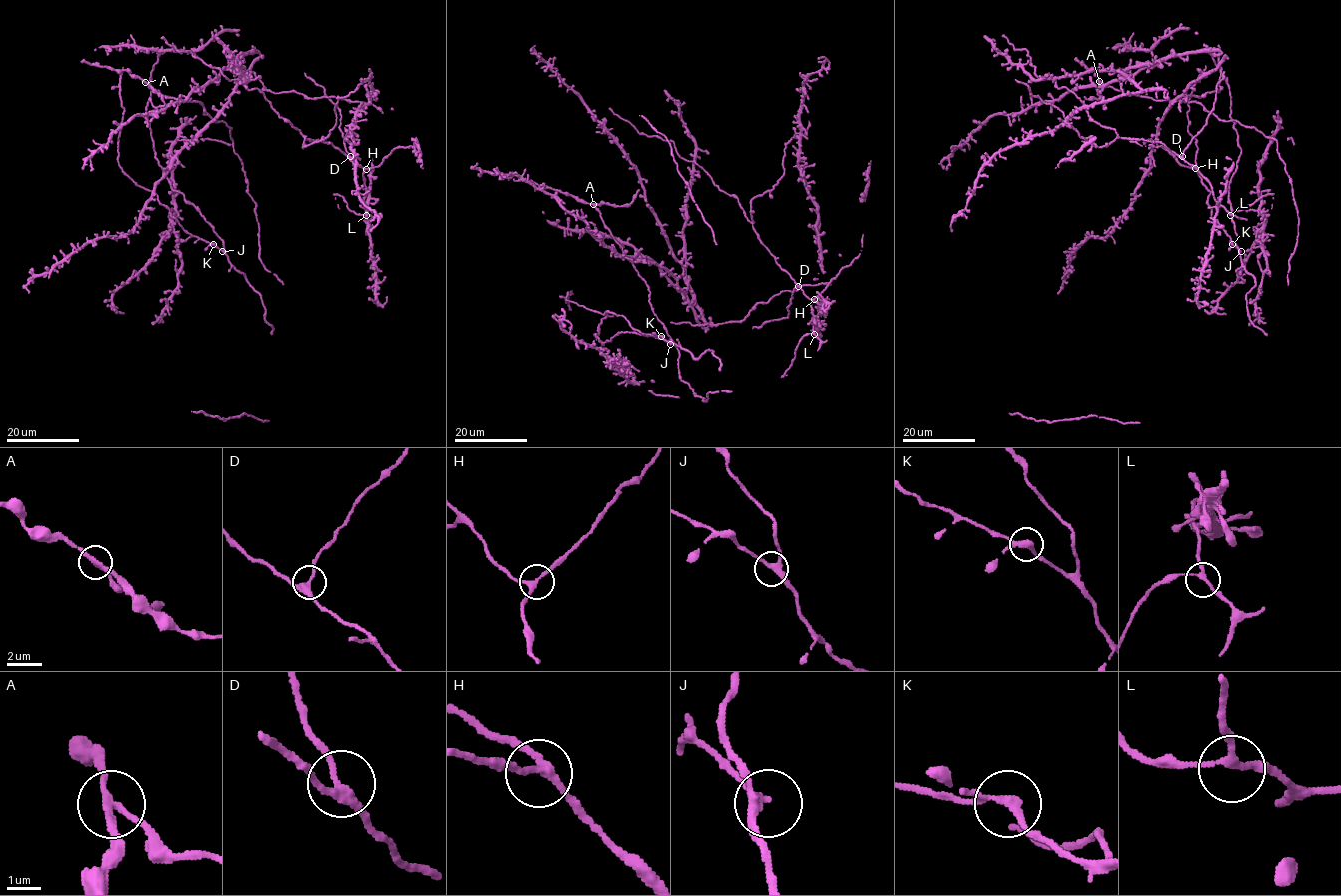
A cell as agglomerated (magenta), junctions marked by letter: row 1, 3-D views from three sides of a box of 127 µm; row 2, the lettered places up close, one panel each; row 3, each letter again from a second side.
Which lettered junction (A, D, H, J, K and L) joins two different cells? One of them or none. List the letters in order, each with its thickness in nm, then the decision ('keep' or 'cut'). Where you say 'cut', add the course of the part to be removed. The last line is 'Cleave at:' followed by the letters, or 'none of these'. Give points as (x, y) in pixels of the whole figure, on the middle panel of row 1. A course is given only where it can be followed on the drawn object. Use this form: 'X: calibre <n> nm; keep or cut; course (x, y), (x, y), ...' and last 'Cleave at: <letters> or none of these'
A: calibre 200 nm; cut; course (593, 204), (538, 186), (529, 180)
D: calibre 280 nm; keep
H: calibre 220 nm; keep
J: calibre 240 nm; keep
K: calibre 220 nm; keep
L: calibre 170 nm; keep
Cleave at: A

